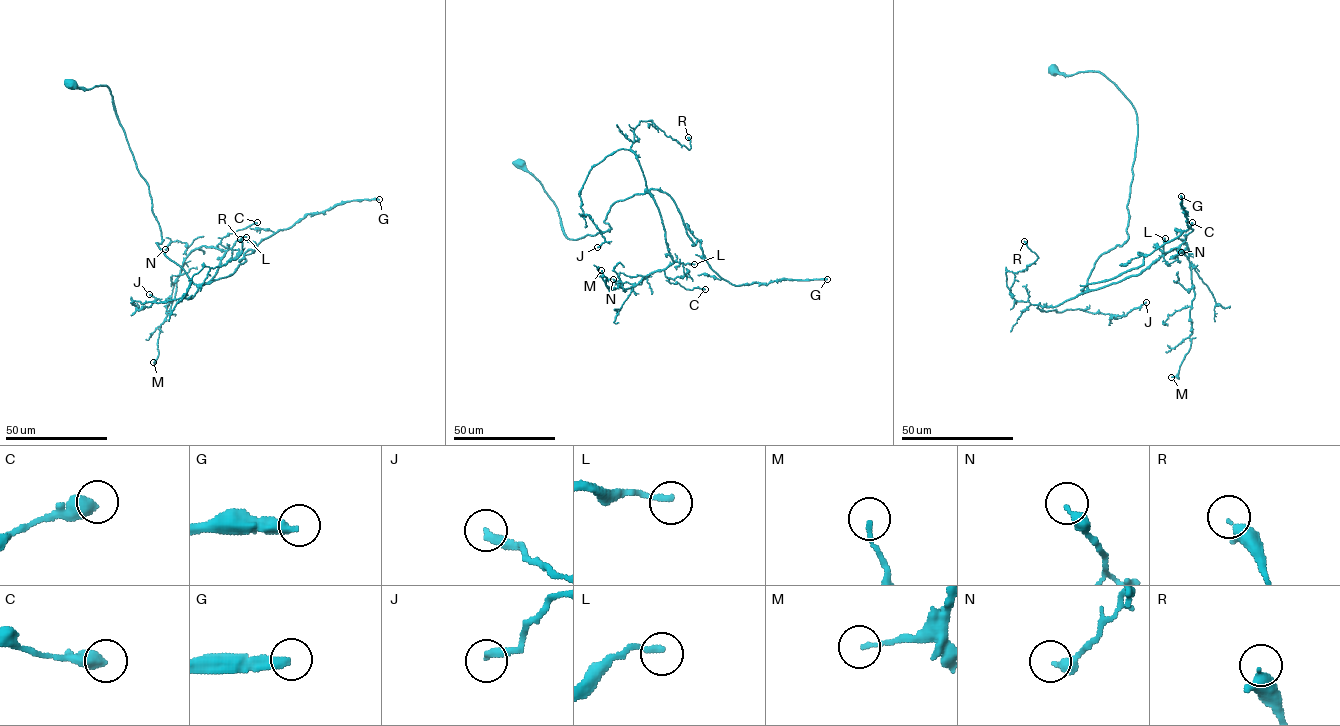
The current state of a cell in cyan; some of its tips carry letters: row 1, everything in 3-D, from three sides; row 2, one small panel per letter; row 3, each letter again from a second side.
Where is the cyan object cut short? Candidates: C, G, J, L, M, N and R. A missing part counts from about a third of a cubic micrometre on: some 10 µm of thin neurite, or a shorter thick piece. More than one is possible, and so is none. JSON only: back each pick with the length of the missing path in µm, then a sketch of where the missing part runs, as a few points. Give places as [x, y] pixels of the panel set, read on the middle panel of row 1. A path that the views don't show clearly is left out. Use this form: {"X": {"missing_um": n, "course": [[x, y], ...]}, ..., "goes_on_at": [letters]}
{"G": {"missing_um": 140}, "goes_on_at": ["G"]}

